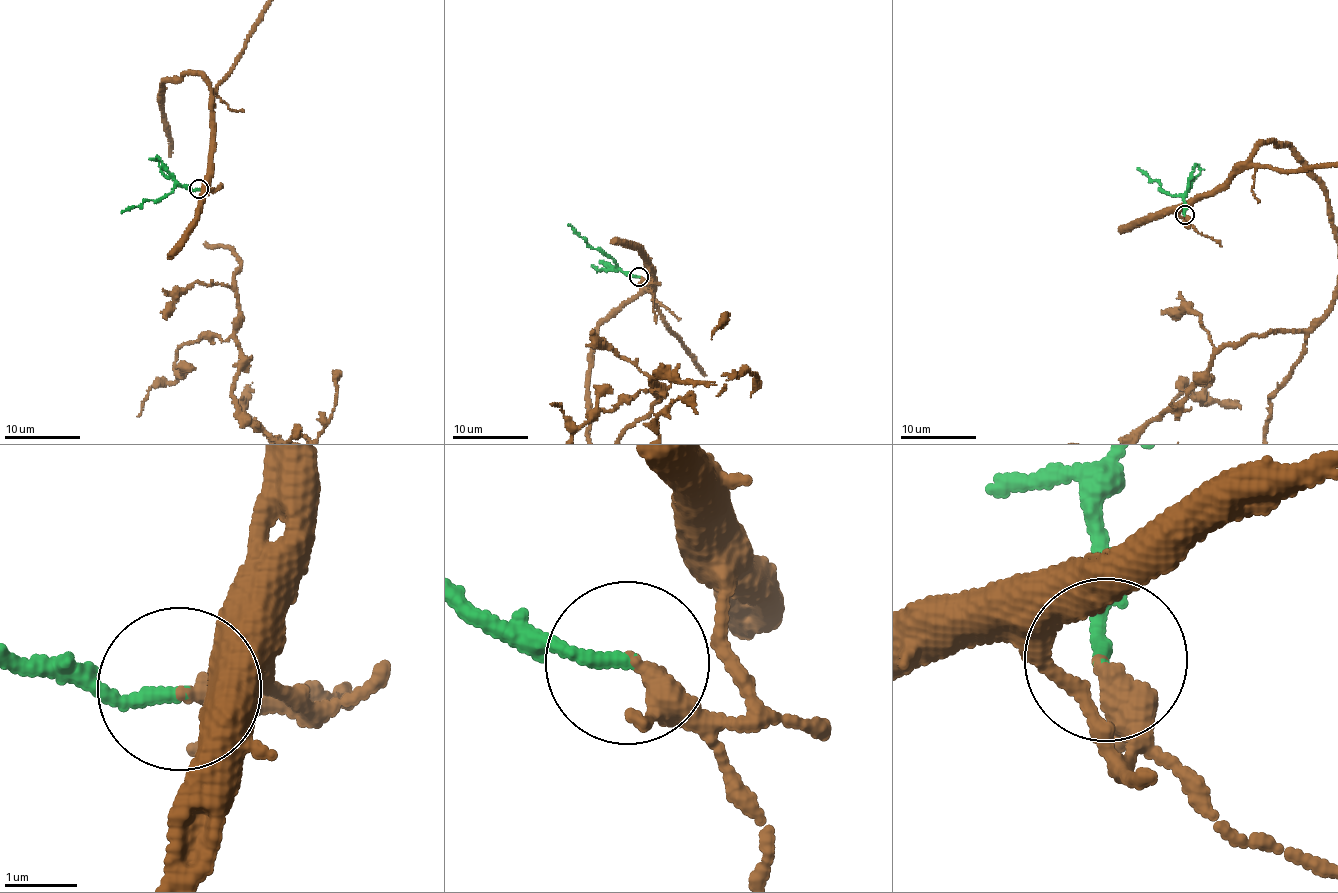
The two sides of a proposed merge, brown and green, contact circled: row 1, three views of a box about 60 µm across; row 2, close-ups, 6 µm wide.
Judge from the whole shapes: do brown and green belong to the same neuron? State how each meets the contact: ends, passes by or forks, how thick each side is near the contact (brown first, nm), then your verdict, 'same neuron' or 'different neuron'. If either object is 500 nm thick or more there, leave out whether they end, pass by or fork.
brown passes by | green ends | 280/180 nm | same neuron

